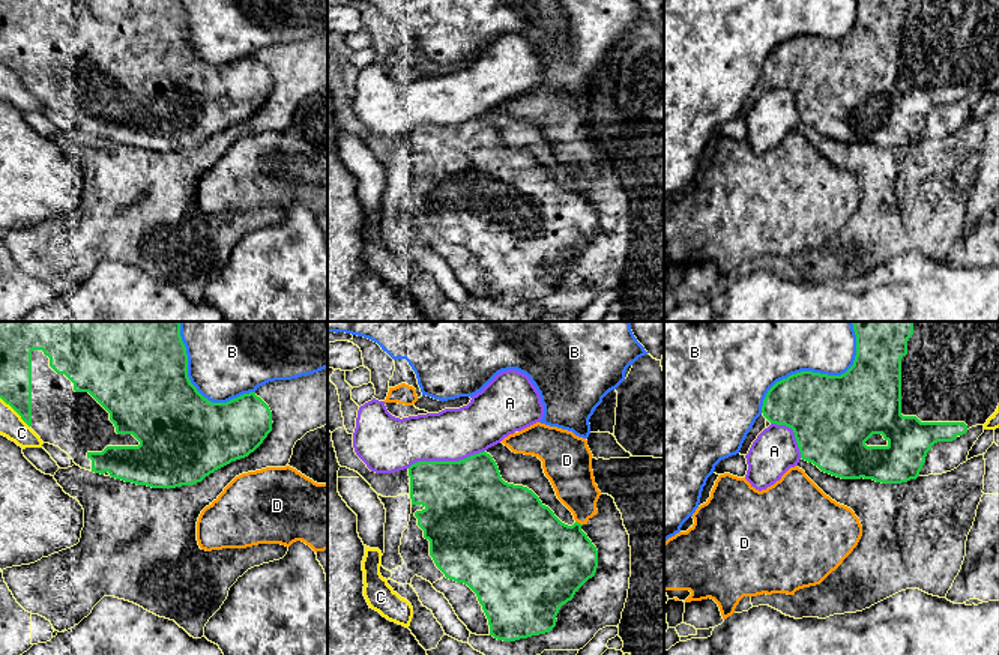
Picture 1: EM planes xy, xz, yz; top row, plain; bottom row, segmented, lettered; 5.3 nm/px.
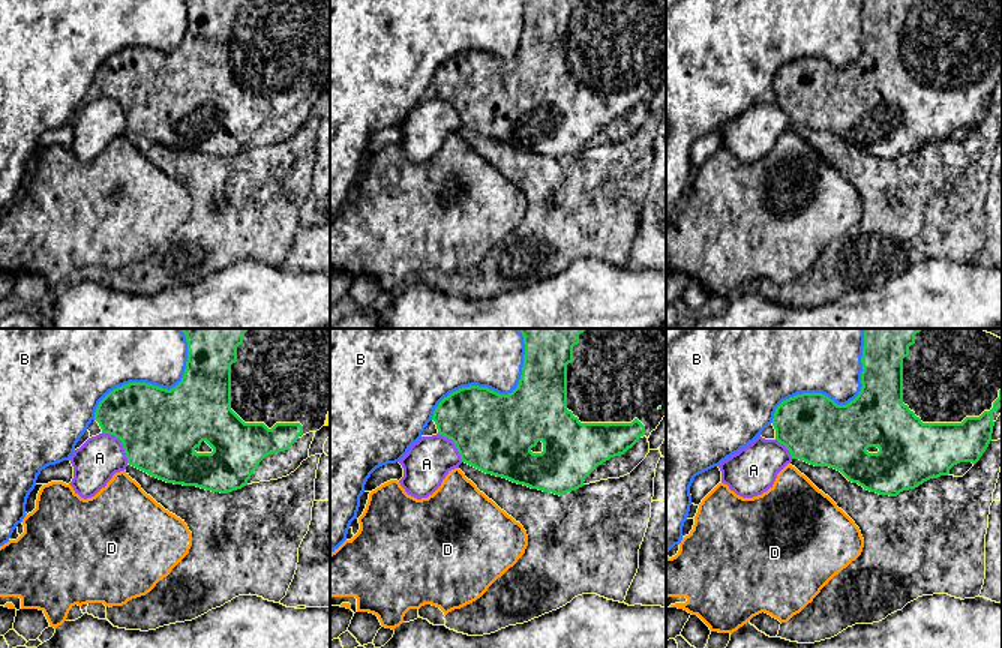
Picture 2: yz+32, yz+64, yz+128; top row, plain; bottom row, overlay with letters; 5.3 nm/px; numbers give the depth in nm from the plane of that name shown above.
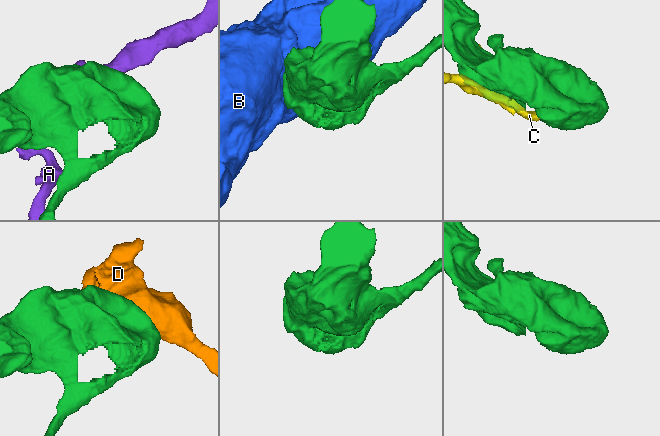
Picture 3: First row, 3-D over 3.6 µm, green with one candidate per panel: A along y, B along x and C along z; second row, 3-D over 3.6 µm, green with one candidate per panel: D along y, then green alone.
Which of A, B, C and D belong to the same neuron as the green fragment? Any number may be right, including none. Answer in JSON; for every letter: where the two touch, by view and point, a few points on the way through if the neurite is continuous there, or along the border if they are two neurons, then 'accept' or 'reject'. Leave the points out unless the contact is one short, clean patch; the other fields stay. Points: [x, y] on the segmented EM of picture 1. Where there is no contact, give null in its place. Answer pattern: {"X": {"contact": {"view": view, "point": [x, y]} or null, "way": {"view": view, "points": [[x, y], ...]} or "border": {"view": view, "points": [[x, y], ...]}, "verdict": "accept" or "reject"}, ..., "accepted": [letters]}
{"A": {"contact": {"view": "xz", "point": [445, 461]}, "verdict": "reject"}, "B": {"contact": {"view": "yz", "point": [819, 373]}, "verdict": "reject"}, "C": {"contact": {"view": "xy", "point": [15, 410]}, "verdict": "reject"}, "D": {"contact": {"view": "xz", "point": [579, 523]}, "border": {"view": "xz", "points": [[576, 520], [582, 525]]}, "verdict": "reject"}, "accepted": []}

